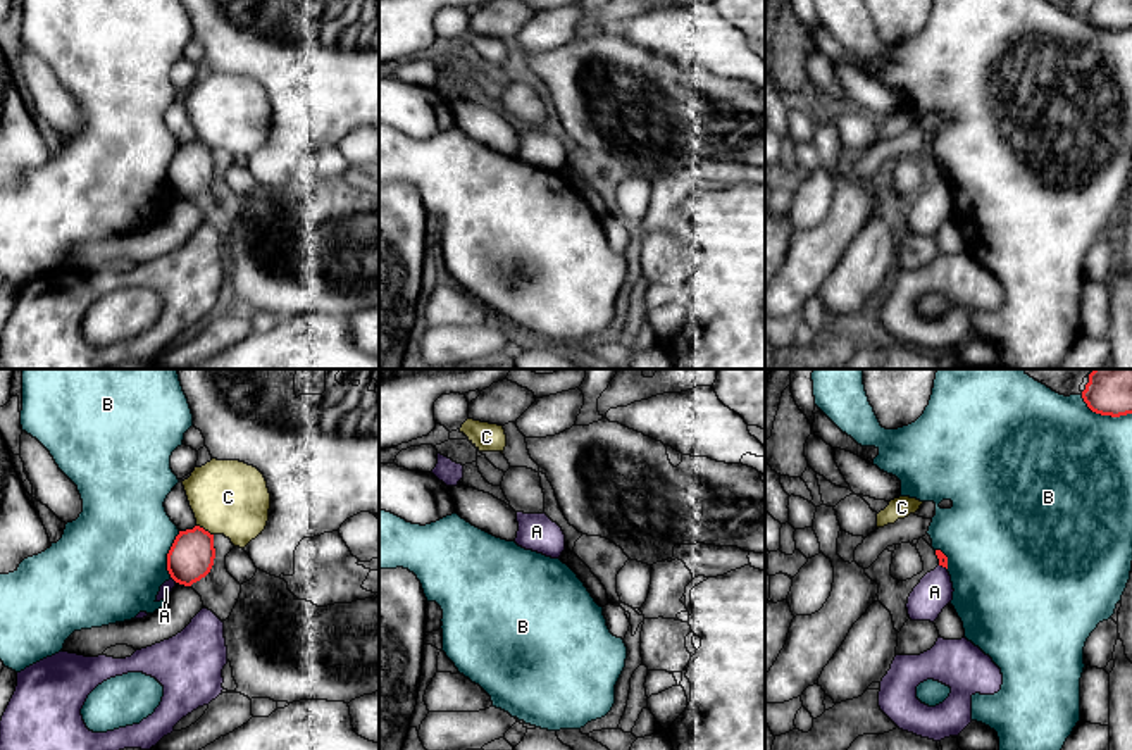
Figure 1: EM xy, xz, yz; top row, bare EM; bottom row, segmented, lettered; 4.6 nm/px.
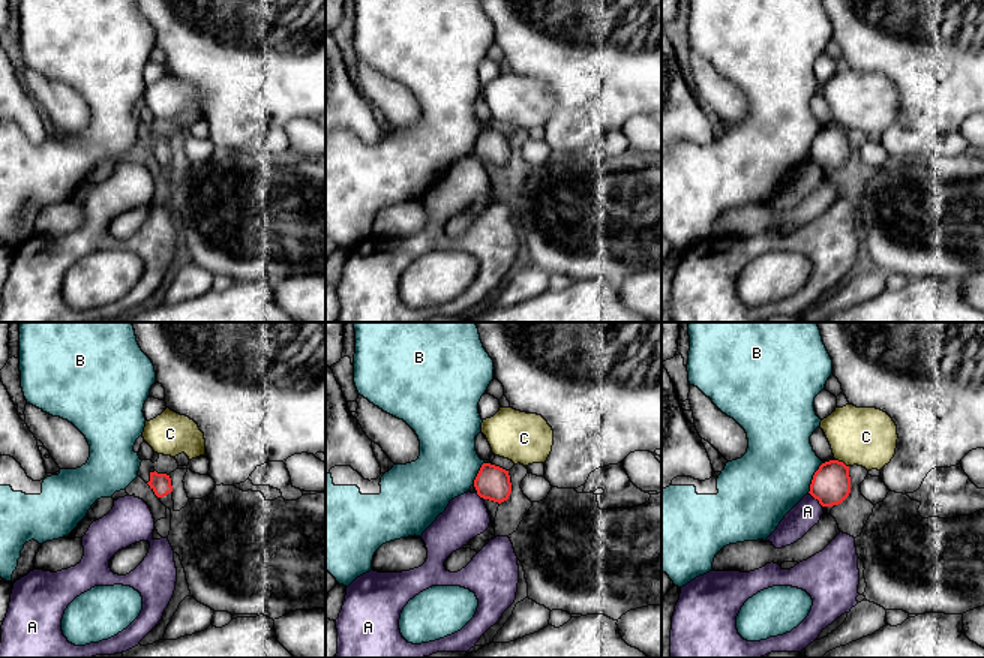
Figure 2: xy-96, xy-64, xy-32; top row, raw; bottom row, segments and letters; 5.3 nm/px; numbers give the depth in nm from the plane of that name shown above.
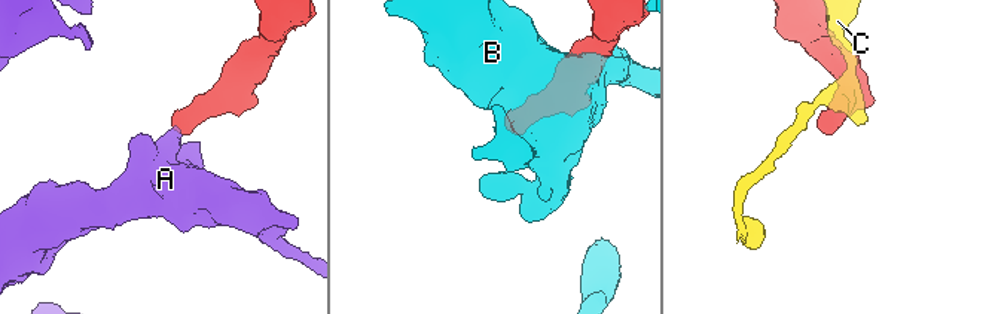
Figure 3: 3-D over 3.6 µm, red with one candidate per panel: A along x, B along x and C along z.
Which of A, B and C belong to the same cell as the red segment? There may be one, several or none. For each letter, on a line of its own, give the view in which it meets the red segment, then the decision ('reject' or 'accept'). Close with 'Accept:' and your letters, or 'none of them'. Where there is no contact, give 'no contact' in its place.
A: xy | reject
B: yz | reject
C: xy | reject
Accept: none of them

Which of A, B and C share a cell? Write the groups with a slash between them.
A / B / C

